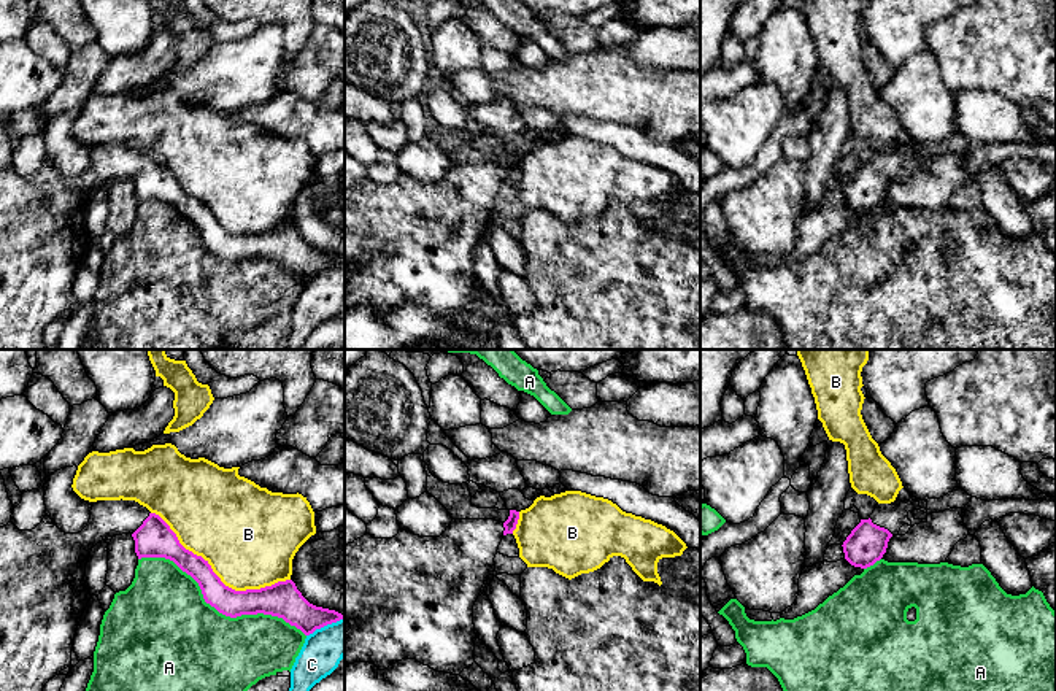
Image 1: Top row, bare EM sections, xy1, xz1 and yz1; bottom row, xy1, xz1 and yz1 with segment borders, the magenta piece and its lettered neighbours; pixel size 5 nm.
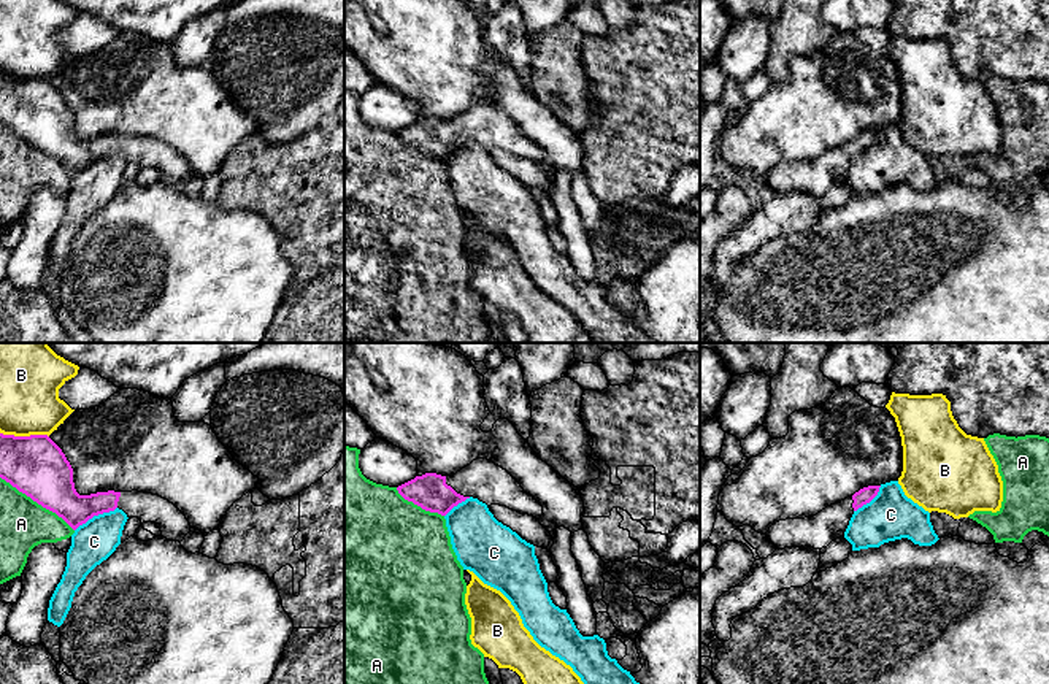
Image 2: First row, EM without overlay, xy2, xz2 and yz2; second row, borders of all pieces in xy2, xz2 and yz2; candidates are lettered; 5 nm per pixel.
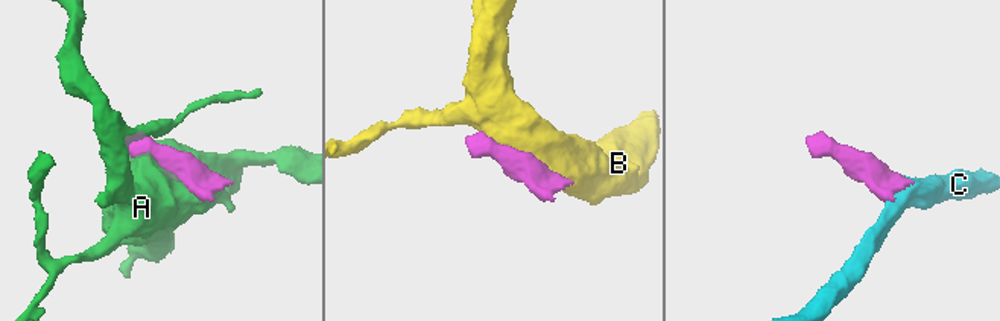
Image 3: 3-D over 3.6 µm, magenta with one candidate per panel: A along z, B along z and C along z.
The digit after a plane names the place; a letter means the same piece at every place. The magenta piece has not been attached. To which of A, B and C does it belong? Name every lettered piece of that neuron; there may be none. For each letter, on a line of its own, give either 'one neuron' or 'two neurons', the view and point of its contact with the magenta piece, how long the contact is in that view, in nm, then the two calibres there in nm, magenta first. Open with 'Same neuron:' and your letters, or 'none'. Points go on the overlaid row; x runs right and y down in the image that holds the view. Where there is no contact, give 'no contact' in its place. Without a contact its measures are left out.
Same neuron: none
A: two neurons; contact xy1 (218, 610); length 950 nm; calibres 140 and 480 nm
B: two neurons; contact xy1 (216, 575); length 800 nm; calibres 140 and 480 nm
C: two neurons; contact xy2 (96, 514); length 240 nm; calibres 200 and 220 nm

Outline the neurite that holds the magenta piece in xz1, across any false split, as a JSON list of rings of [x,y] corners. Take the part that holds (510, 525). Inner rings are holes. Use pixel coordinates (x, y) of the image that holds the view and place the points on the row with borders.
[[[510,510],[510,516],[505,523],[495,519],[453,519],[440,537],[419,537],[400,529],[392,539],[375,539],[370,534],[365,534],[353,543],[345,545],[345,624],[351,624],[351,629],[345,632],[345,666],[354,662],[370,662],[380,670],[384,670],[402,659],[416,659],[437,672],[451,675],[461,675],[464,669],[468,669],[475,662],[473,650],[476,634],[473,624],[473,605],[481,593],[483,585],[497,577],[494,558],[502,539],[507,534],[513,534],[516,529],[518,519],[519,511]]]

